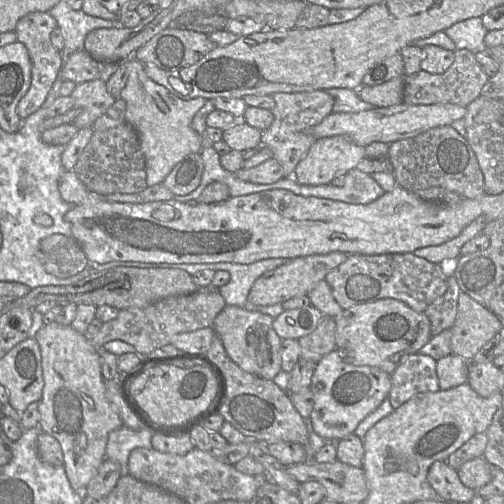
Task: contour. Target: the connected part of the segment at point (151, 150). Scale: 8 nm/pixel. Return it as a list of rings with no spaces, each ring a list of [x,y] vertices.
[[[131,57],[124,62],[128,78],[120,98],[126,103],[125,119],[139,136],[146,162],[146,184],[150,187],[162,183],[174,166],[186,156],[201,152],[203,138],[191,124],[207,99],[197,97],[181,100],[148,78],[144,72],[144,64],[136,58]]]

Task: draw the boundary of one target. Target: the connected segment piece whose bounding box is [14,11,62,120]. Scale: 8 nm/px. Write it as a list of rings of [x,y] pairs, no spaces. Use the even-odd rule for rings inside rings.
[[[31,12],[23,16],[17,22],[14,32],[17,41],[23,43],[29,52],[31,59],[31,84],[27,93],[17,105],[17,113],[24,120],[36,112],[45,102],[45,99],[52,88],[62,68],[62,56],[51,42],[51,32],[57,27],[57,21],[49,12]]]

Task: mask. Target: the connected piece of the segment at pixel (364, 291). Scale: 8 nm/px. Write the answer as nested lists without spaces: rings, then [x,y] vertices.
[[[413,252],[351,254],[325,277],[334,299],[343,310],[359,304],[392,298],[402,301],[418,313],[424,312],[430,304],[445,294],[448,287],[447,279],[439,264],[418,257]]]

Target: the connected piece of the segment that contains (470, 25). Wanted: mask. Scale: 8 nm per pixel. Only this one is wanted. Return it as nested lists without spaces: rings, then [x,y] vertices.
[[[473,17],[457,22],[444,30],[454,42],[456,49],[467,49],[472,53],[485,50],[484,37],[487,30],[481,17]]]

